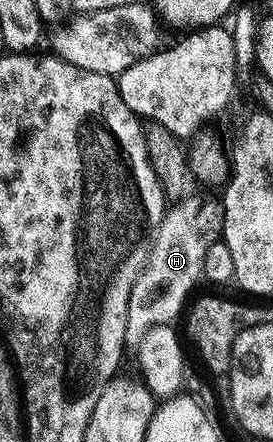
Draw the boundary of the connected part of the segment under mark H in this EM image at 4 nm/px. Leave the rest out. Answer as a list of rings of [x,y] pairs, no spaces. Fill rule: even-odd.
[[[190,195],[170,208],[157,222],[156,237],[147,246],[144,266],[132,285],[126,314],[131,332],[145,333],[152,327],[173,324],[173,319],[183,314],[191,298],[190,290],[203,276],[204,253],[222,232],[223,205],[217,198],[202,202],[200,198]]]

